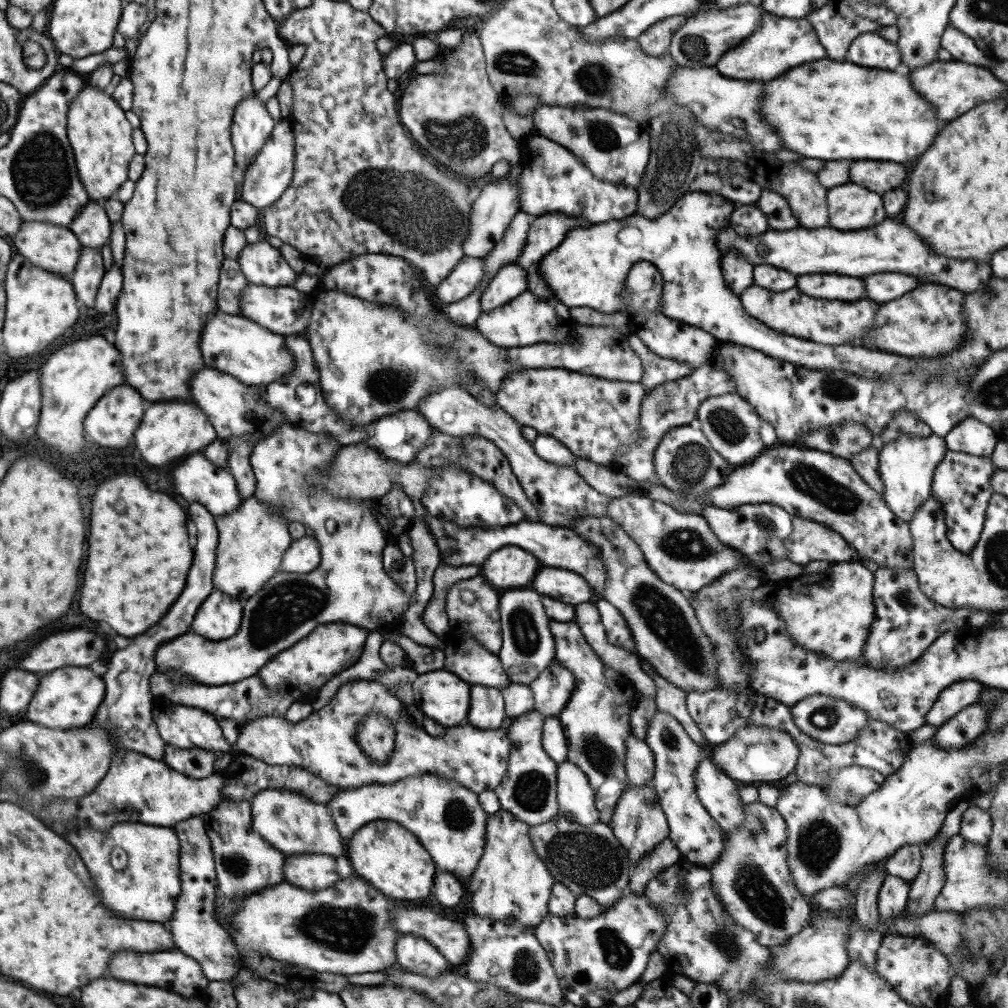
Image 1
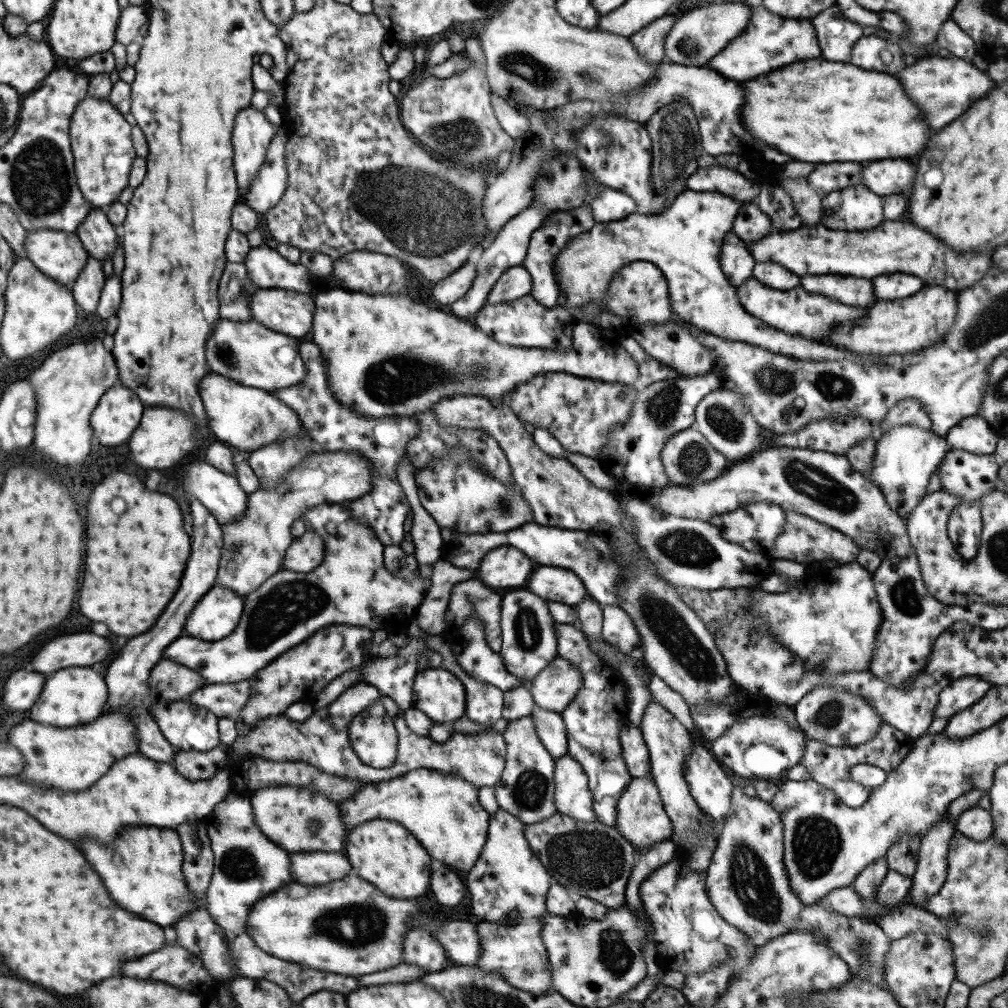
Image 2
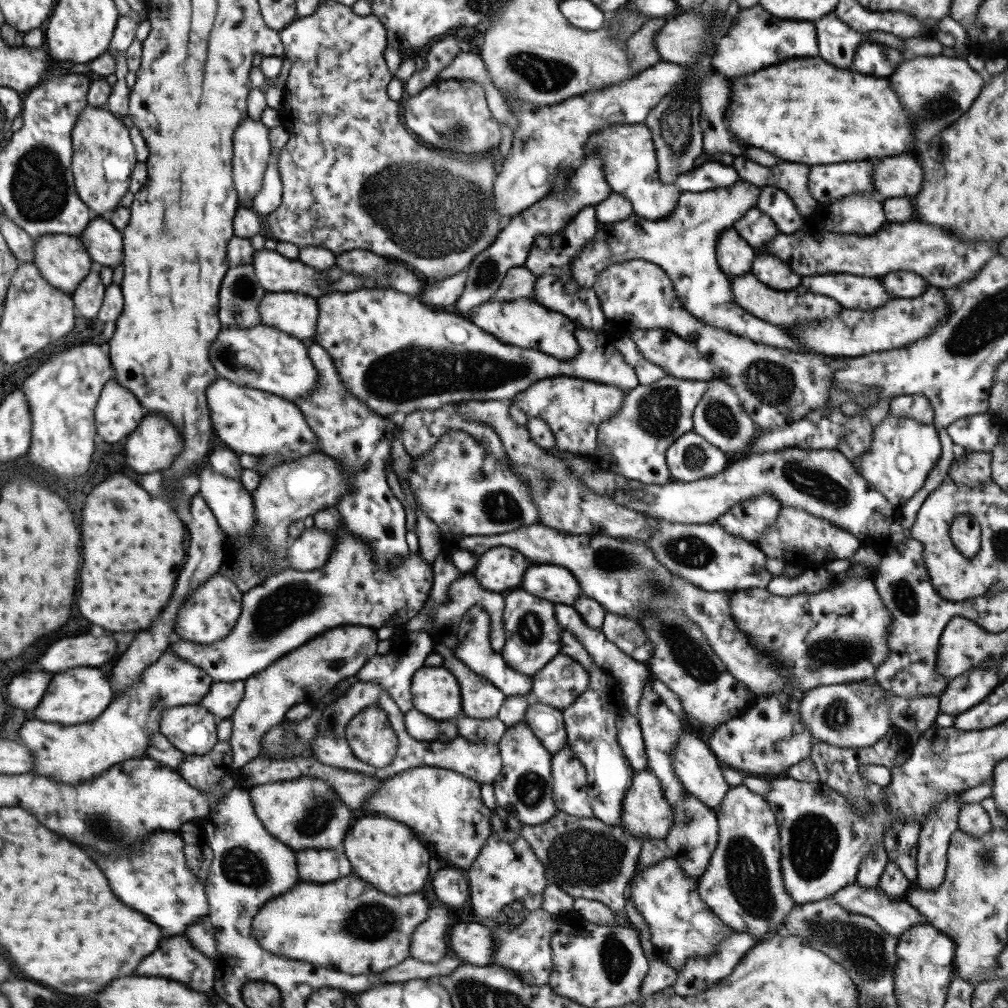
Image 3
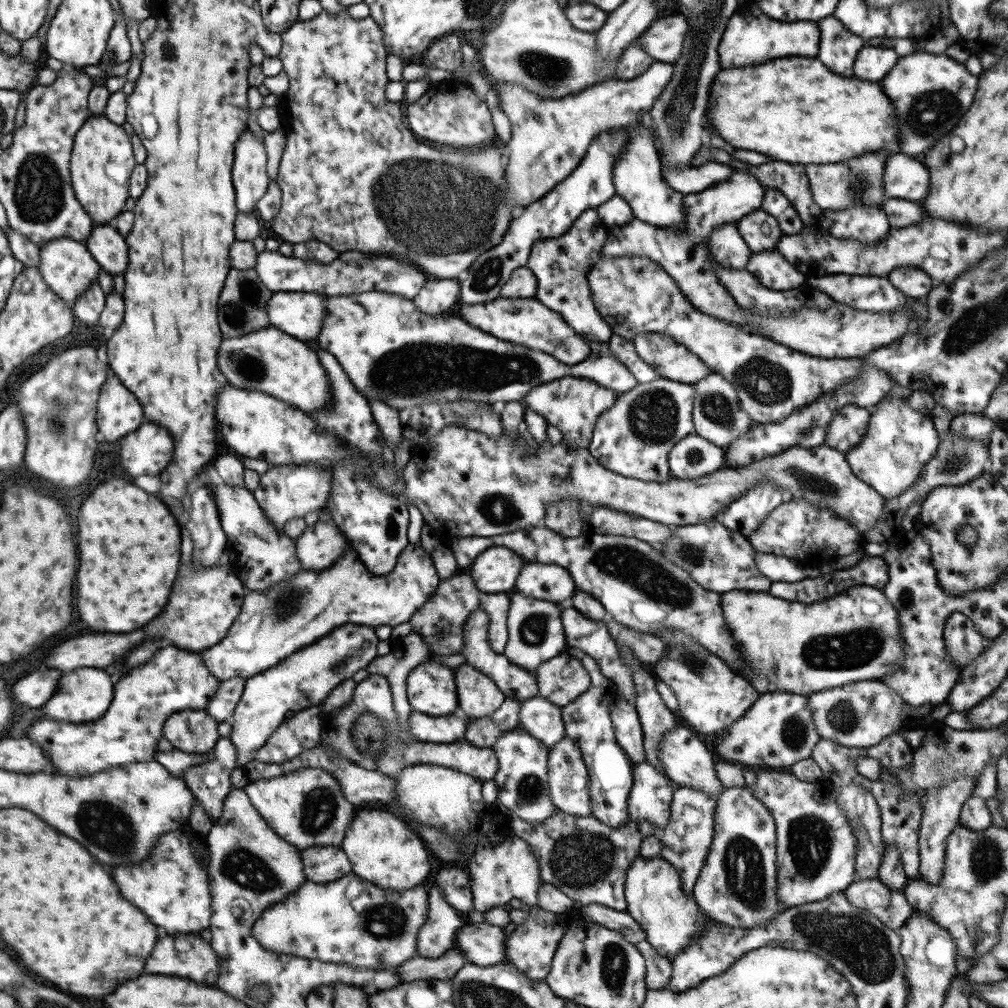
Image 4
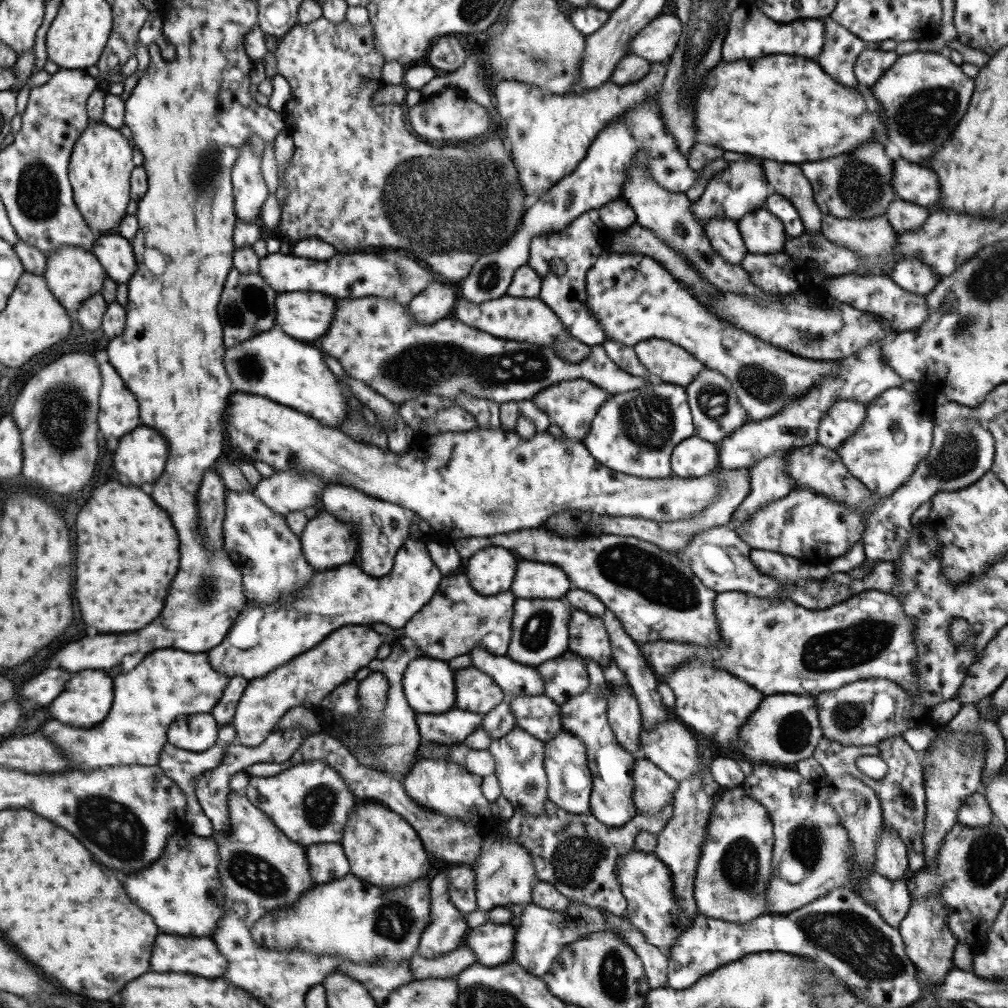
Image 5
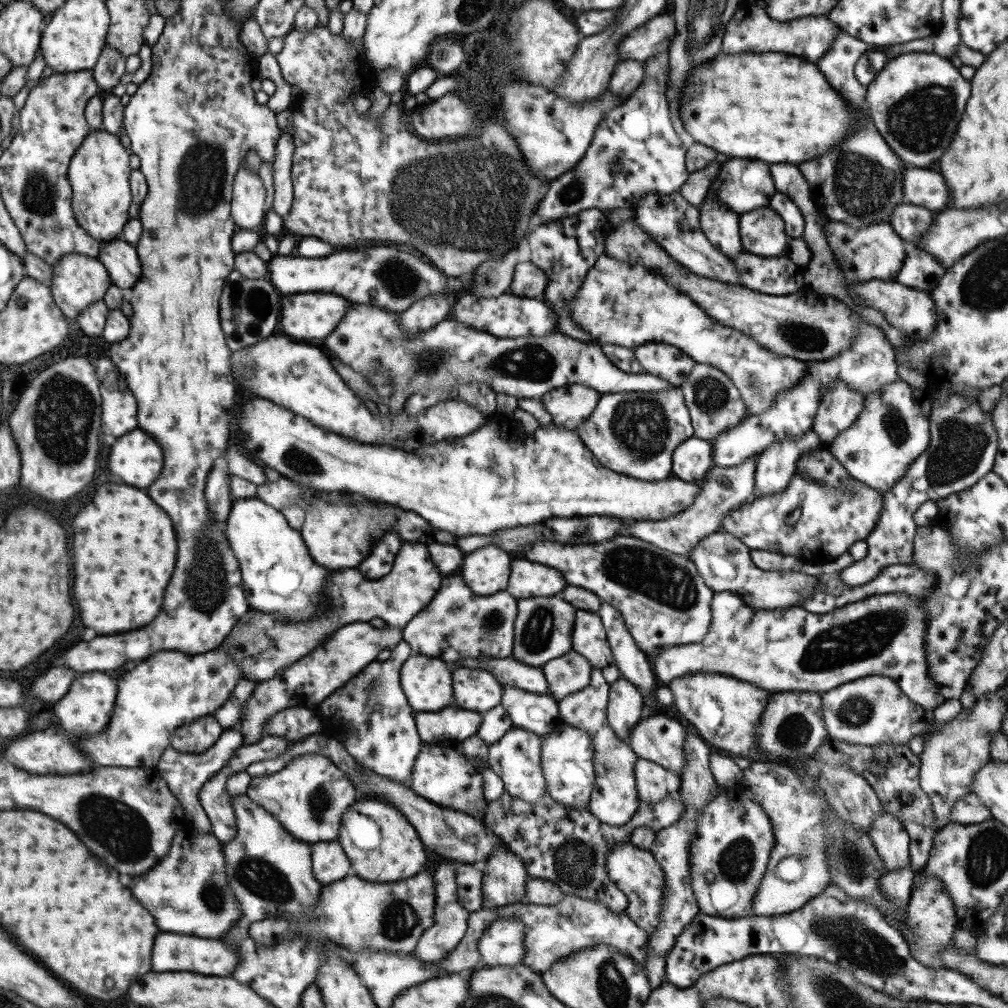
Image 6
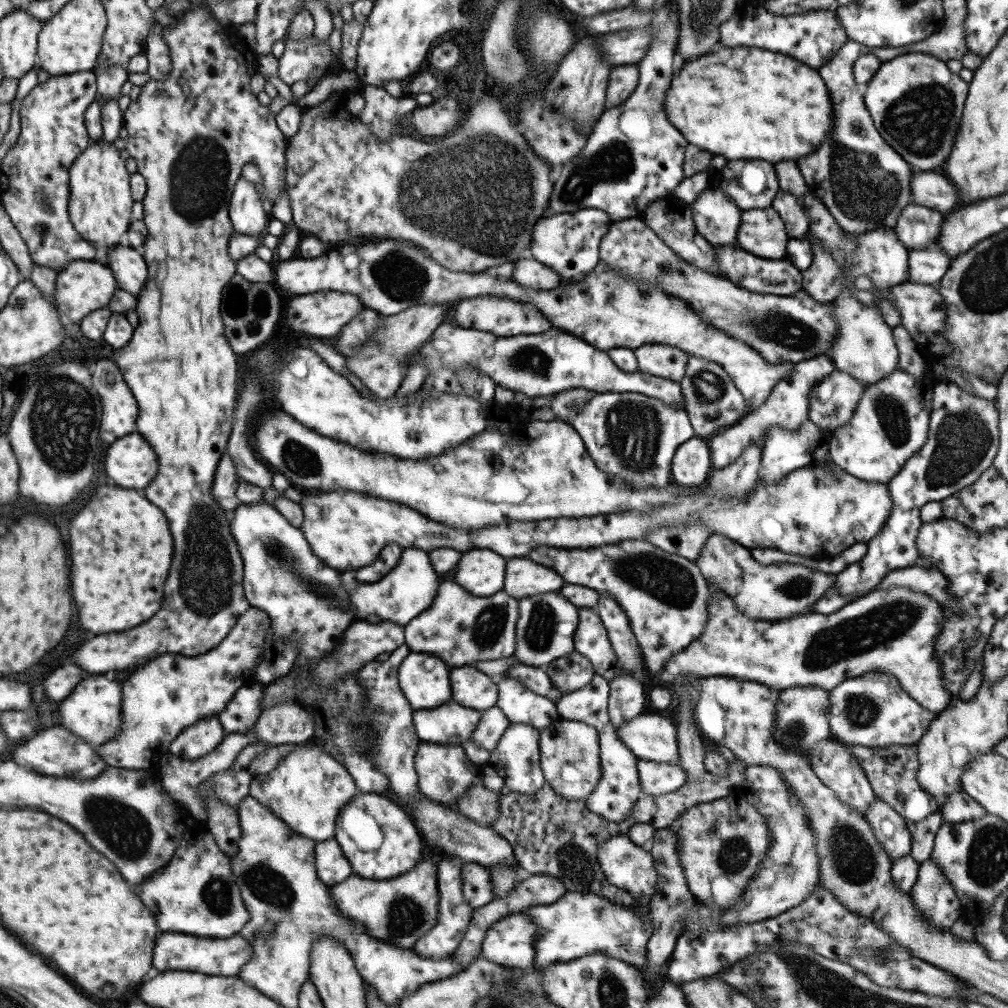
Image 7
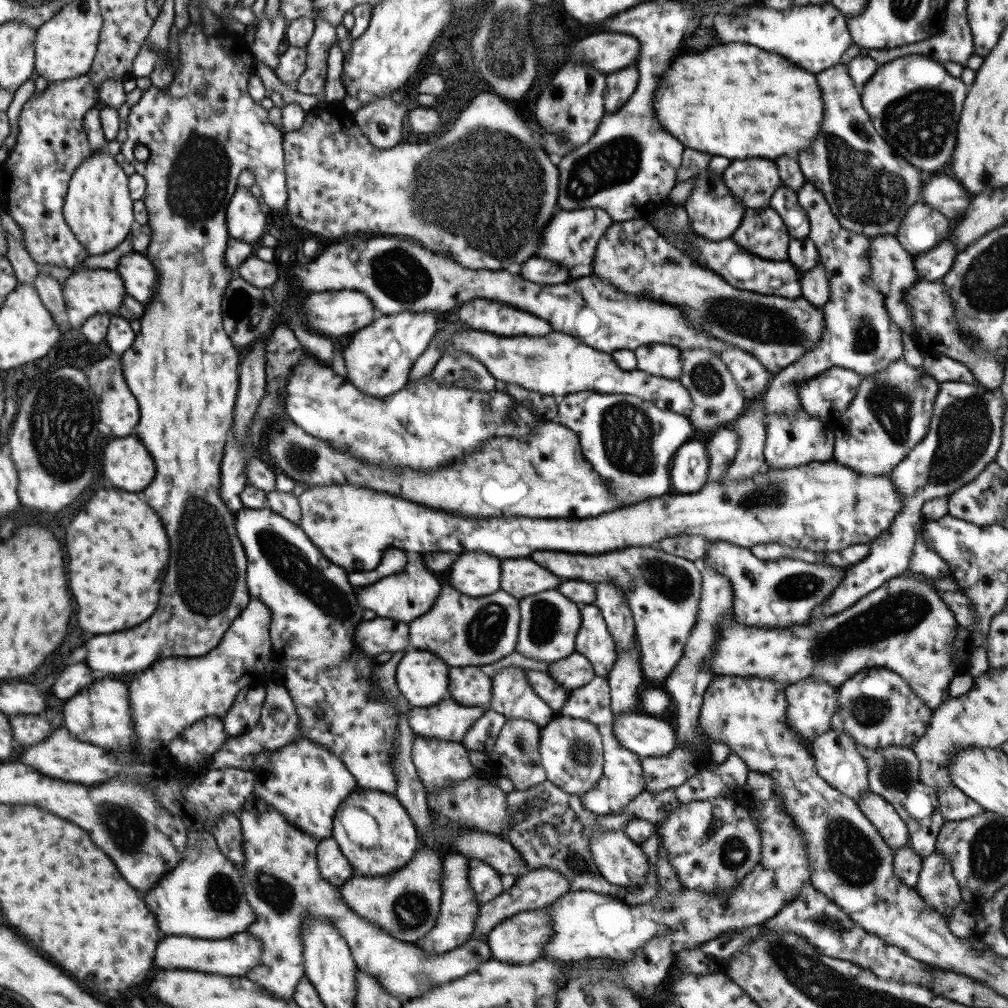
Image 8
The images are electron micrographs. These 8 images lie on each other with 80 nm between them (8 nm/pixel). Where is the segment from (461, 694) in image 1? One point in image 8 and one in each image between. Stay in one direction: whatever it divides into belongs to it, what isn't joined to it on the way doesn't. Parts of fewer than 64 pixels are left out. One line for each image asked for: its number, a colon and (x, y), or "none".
2: (438, 694)
3: (434, 691)
4: (430, 688)
5: (428, 684)
6: (426, 682)
7: (424, 680)
8: (421, 678)

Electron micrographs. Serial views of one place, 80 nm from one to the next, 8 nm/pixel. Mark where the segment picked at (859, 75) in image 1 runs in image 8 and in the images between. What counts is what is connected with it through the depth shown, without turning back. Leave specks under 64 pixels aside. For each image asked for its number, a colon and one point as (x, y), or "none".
2: (814, 111)
3: (803, 110)
4: (794, 110)
5: (783, 108)
6: (771, 107)
7: (746, 103)
8: (736, 101)

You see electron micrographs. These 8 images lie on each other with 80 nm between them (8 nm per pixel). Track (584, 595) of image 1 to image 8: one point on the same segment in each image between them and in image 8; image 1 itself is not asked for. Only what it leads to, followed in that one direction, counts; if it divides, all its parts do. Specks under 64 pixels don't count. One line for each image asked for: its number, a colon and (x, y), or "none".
2: (553, 584)
3: (552, 583)
4: (547, 582)
5: (531, 580)
6: (527, 579)
7: (523, 578)
8: (520, 577)

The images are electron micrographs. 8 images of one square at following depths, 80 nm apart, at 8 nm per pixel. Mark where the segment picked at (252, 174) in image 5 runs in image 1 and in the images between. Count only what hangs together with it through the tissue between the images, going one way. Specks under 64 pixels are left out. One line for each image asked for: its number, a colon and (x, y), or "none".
1: (251, 124)
2: (251, 132)
3: (250, 145)
4: (247, 174)

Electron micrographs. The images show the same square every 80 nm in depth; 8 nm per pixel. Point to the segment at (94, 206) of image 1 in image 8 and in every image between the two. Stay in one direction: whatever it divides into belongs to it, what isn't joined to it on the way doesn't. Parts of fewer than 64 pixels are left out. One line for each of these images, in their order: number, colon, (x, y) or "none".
2: (98, 236)
3: (103, 242)
4: (106, 246)
5: (114, 253)
6: (119, 258)
7: (128, 268)
8: (139, 278)

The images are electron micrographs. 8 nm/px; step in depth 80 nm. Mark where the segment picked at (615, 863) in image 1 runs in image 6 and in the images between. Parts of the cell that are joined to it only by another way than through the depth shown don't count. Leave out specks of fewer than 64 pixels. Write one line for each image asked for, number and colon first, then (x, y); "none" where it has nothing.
2: (590, 859)
3: (585, 858)
4: (587, 860)
5: (576, 854)
6: (567, 846)

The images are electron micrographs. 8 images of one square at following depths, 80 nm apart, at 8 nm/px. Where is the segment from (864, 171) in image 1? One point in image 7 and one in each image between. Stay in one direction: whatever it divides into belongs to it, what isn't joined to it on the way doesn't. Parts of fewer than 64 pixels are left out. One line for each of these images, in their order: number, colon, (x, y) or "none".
2: (884, 177)
3: (899, 176)
4: (904, 178)
5: (910, 182)
6: (920, 187)
7: (932, 190)

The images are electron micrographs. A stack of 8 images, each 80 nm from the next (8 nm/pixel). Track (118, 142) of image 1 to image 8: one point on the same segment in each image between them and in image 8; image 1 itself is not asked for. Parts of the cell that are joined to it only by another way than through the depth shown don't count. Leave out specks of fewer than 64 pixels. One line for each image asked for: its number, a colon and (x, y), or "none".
2: (102, 154)
3: (102, 157)
4: (101, 160)
5: (99, 166)
6: (98, 172)
7: (99, 203)
8: (97, 206)

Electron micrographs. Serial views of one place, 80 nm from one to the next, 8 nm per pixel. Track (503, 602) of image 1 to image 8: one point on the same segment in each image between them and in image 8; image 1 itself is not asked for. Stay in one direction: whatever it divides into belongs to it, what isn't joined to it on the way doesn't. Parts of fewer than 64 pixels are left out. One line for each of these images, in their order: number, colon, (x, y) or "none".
2: (528, 641)
3: (532, 636)
4: (535, 634)
5: (540, 633)
6: (542, 629)
7: (545, 624)
8: (548, 622)

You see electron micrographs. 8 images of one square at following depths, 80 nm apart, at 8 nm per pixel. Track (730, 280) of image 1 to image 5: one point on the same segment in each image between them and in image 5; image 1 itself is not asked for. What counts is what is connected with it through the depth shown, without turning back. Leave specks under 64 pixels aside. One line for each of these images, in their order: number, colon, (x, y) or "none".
2: (736, 263)
3: (733, 255)
4: (727, 248)
5: (722, 234)

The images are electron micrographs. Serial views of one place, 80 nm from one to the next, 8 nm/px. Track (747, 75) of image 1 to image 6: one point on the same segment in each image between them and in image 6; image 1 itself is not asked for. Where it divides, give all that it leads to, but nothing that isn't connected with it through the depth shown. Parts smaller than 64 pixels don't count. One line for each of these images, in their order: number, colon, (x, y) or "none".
2: (768, 42)
3: (756, 39)
4: (754, 38)
5: (758, 35)
6: (808, 37)

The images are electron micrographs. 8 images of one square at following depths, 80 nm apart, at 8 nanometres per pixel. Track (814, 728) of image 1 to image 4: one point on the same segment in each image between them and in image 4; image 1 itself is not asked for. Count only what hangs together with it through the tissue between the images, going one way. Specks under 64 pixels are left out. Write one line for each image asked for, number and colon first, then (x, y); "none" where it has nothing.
2: (836, 717)
3: (847, 715)
4: (858, 715)

